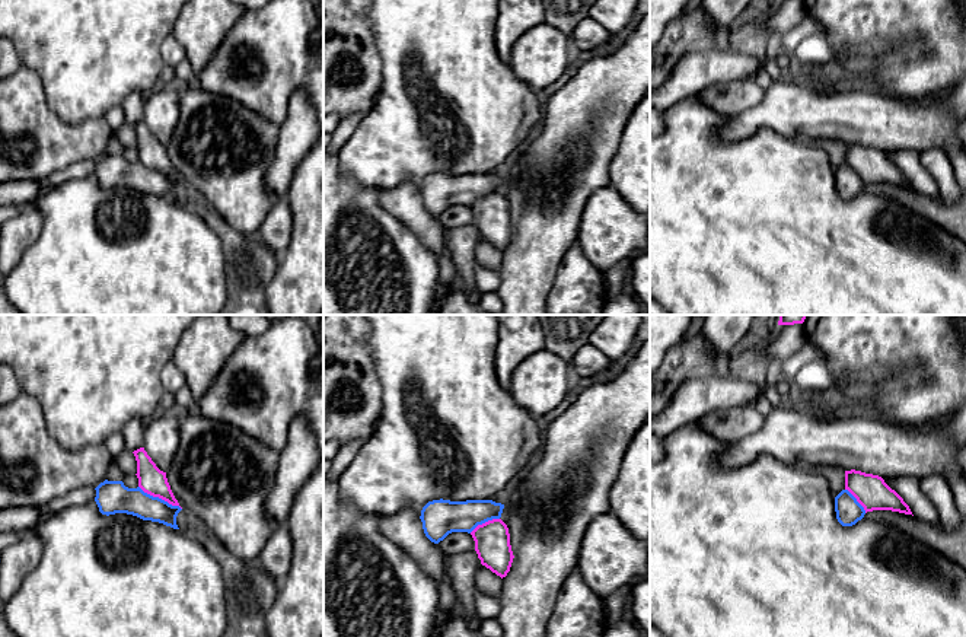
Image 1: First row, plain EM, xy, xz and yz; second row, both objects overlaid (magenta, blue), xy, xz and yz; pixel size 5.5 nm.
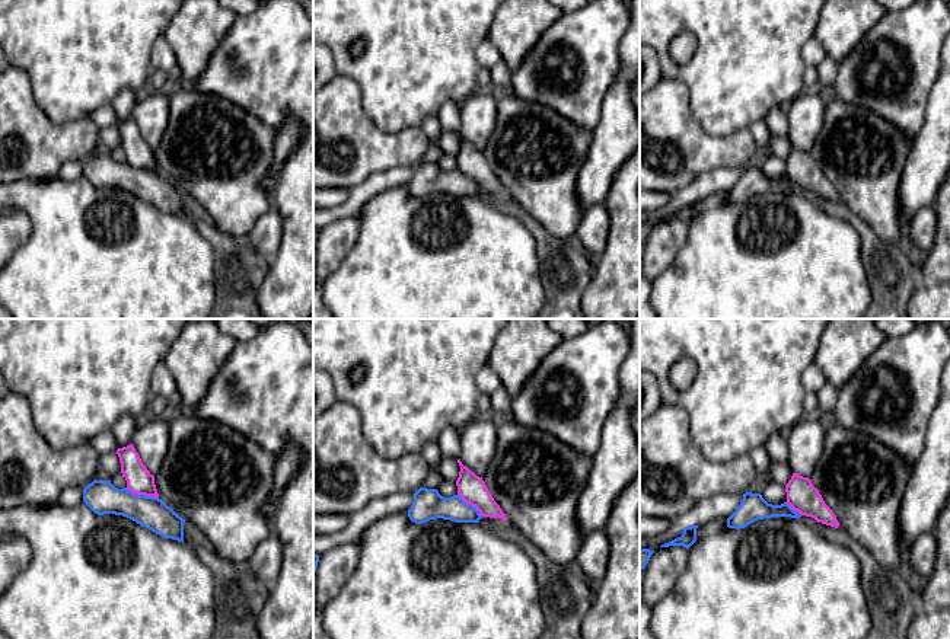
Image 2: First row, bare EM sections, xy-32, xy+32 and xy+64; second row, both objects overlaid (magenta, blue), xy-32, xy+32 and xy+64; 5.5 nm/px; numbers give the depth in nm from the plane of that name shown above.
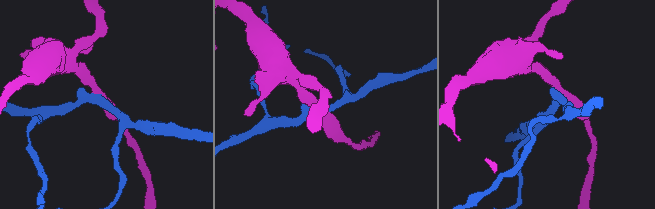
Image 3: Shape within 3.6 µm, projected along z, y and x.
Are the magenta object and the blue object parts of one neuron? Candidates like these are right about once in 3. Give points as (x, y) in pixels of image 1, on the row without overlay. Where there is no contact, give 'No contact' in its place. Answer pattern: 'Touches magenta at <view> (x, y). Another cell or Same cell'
Touches magenta at xy (160, 171). Another cell

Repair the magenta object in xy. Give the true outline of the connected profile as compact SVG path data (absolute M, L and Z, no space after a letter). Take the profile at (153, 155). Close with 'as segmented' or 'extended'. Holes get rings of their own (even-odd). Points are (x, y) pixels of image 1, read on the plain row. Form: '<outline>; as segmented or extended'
M140 121L133 127L137 134L136 149L138 152L138 160L153 171L159 171L172 179L179 179L168 156L166 146L156 140L144 121Z; as segmented

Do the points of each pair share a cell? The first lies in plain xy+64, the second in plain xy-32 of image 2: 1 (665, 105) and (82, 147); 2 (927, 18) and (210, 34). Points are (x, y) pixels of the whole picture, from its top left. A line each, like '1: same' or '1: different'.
1: same
2: different

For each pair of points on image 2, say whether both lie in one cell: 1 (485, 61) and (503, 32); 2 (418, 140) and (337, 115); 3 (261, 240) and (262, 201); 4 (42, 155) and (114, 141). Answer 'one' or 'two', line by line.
1: two
2: one
3: two
4: two

